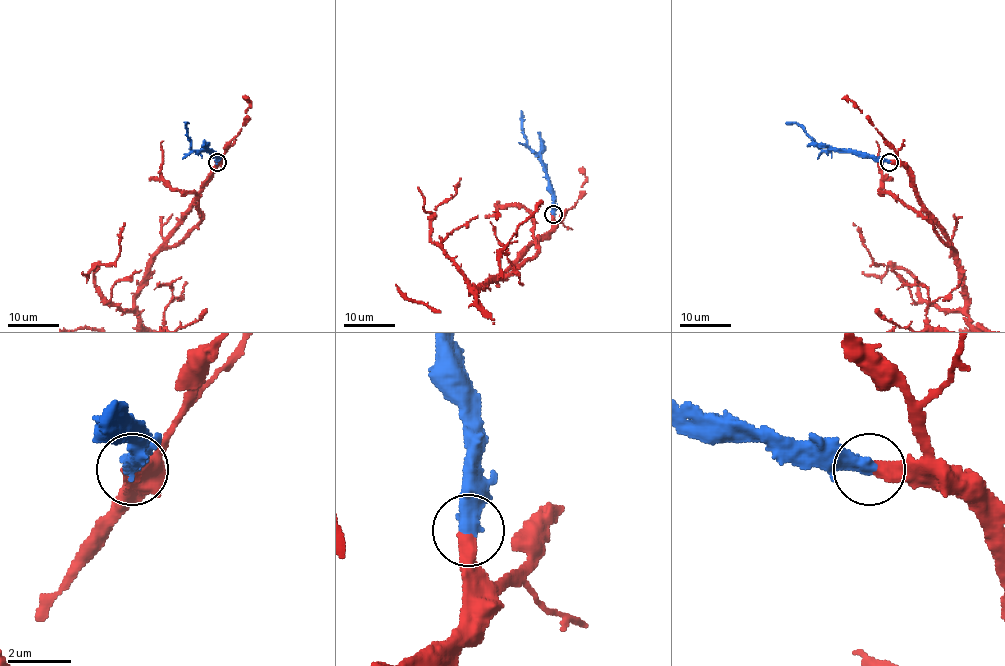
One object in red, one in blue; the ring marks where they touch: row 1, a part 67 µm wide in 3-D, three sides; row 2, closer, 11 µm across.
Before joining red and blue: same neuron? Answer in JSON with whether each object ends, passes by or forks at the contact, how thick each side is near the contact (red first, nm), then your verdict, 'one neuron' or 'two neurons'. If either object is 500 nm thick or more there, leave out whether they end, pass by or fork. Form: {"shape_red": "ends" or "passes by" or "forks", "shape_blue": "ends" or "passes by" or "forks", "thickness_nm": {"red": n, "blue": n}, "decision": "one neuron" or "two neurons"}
{"thickness_nm": {"red": 480, "blue": 500}, "decision": "one neuron"}

